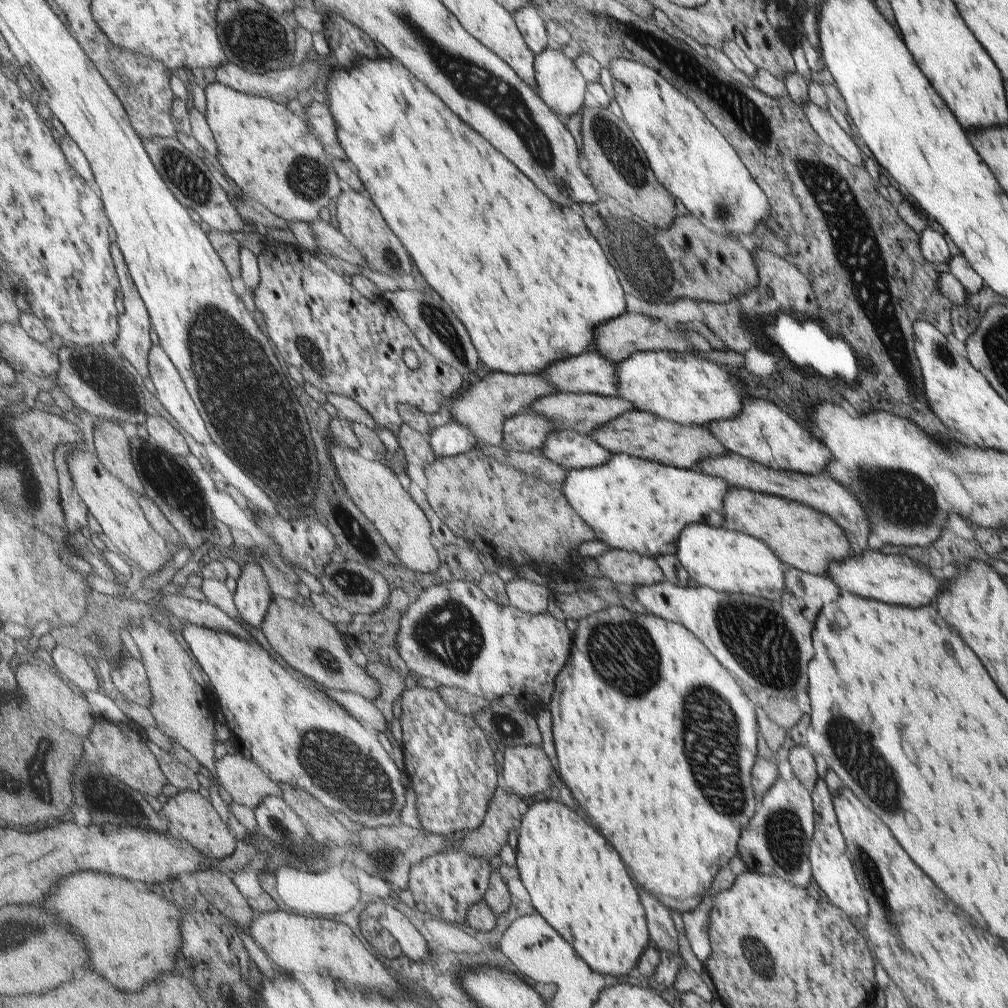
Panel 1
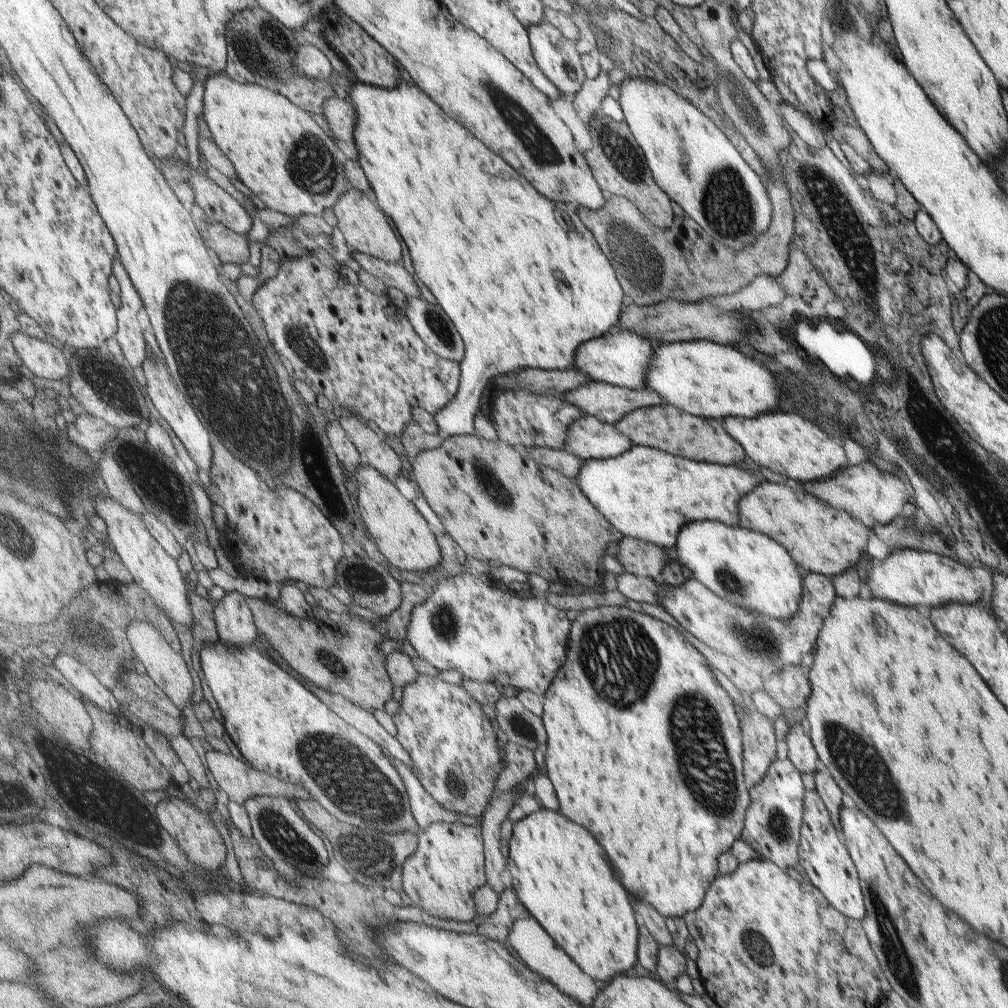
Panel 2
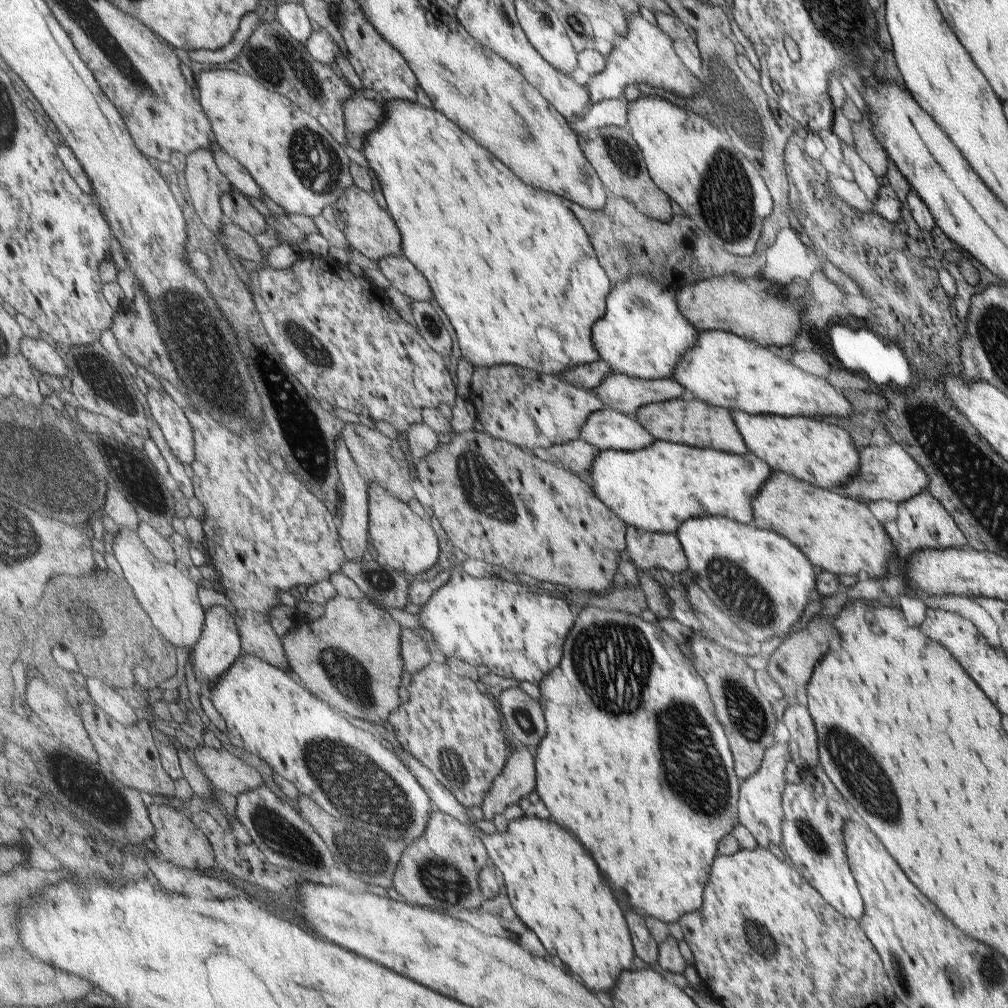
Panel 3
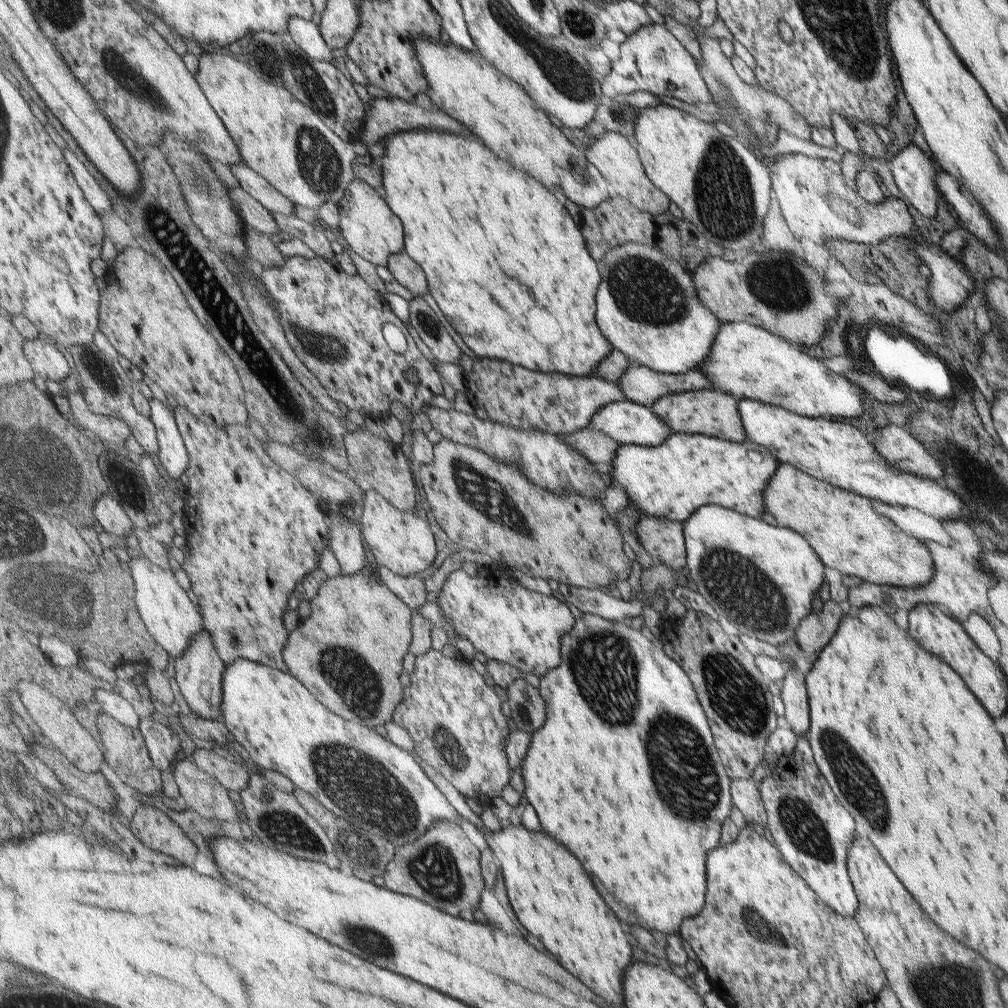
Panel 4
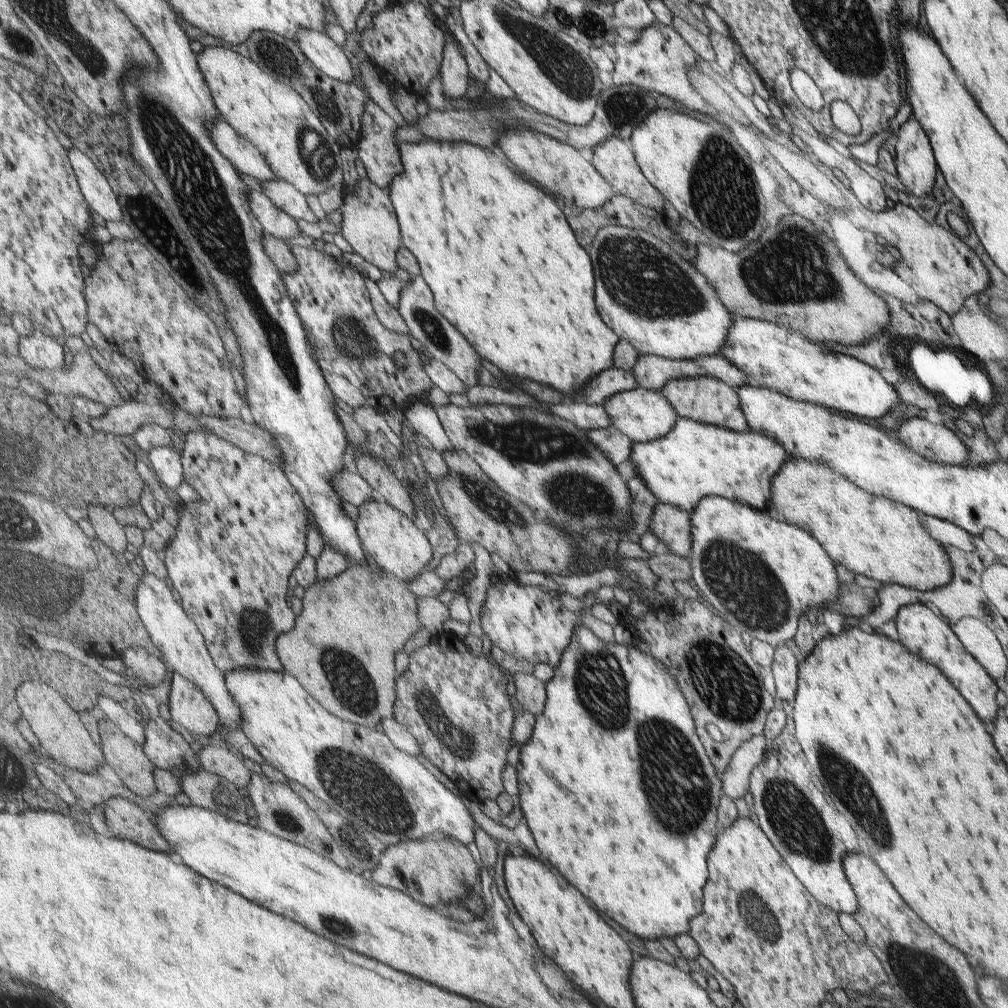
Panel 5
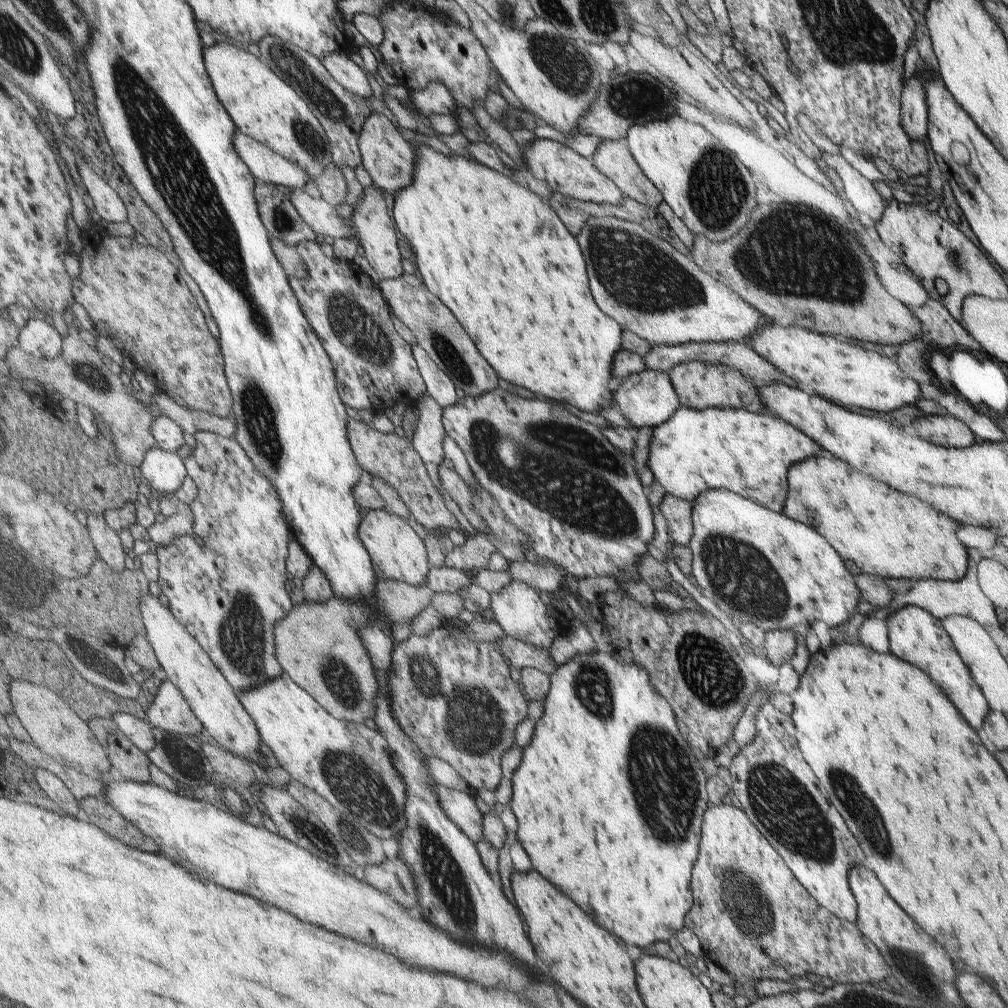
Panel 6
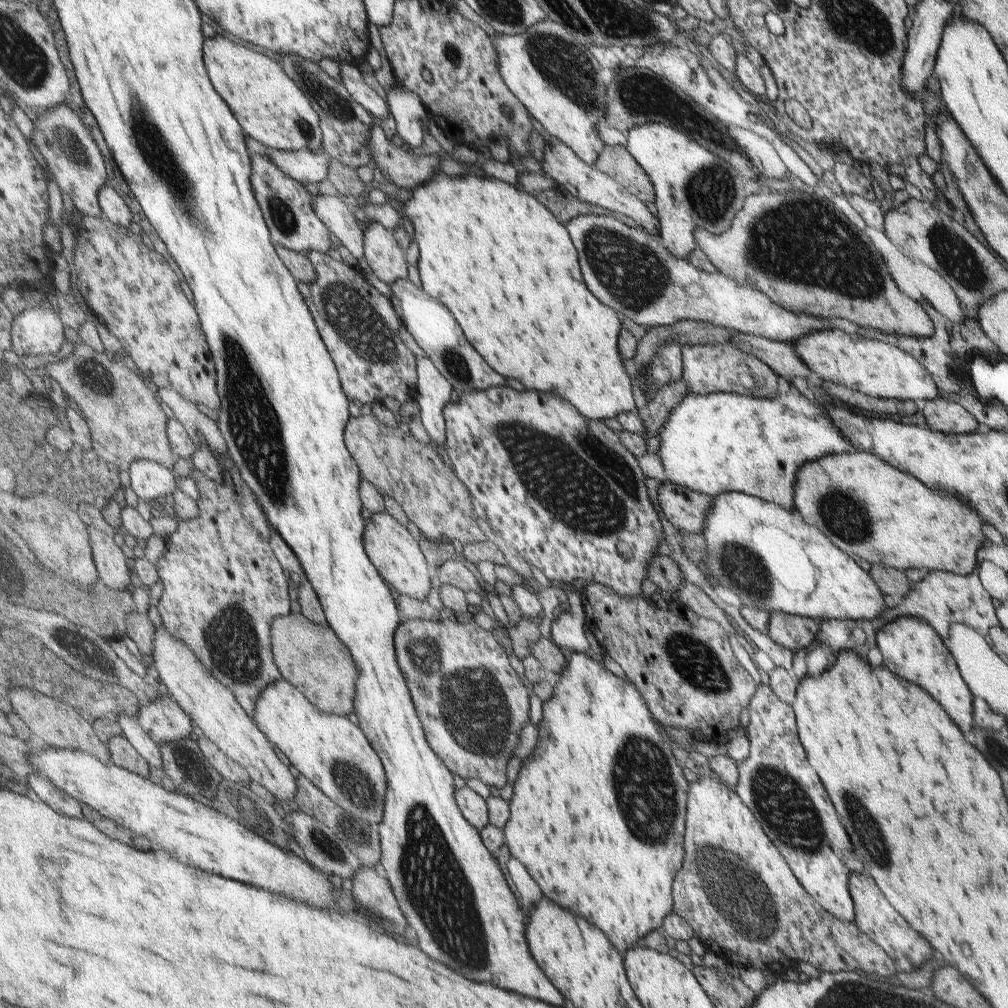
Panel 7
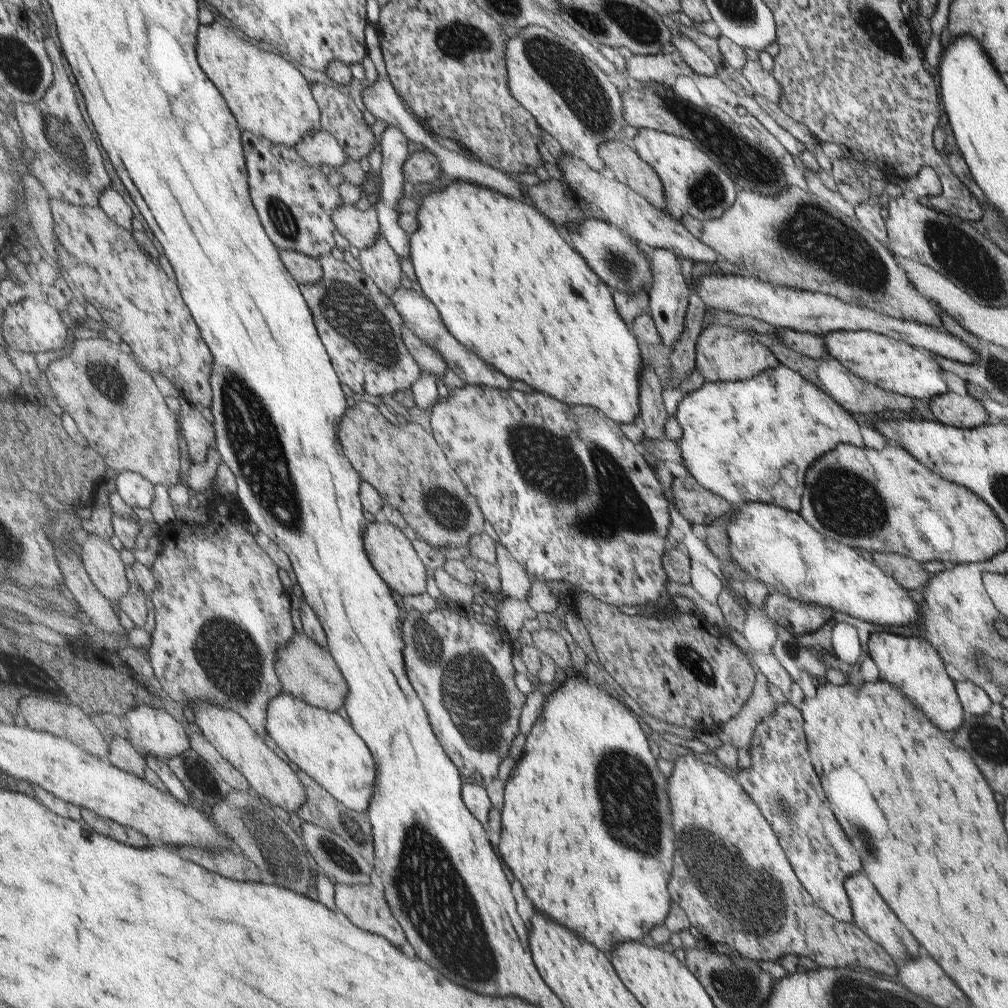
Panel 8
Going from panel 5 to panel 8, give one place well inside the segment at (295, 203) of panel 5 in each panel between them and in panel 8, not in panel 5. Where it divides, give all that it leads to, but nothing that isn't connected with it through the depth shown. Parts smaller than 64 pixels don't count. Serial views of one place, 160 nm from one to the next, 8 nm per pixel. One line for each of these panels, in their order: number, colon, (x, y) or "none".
6: (322, 217)
7: (332, 210)
8: (361, 229)

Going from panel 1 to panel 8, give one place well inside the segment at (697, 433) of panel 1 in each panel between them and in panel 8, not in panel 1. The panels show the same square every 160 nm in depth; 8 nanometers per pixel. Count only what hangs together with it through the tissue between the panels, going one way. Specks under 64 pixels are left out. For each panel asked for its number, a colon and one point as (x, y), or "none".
2: (663, 427)
3: (687, 421)
4: (709, 412)
5: (706, 400)
6: (697, 385)
7: (720, 368)
8: (721, 354)

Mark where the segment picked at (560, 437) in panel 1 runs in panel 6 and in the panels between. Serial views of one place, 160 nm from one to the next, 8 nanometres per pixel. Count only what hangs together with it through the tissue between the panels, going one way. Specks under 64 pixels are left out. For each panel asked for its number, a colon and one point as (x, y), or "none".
2: (589, 438)
3: (607, 429)
4: (627, 423)
5: (642, 415)
6: (647, 399)

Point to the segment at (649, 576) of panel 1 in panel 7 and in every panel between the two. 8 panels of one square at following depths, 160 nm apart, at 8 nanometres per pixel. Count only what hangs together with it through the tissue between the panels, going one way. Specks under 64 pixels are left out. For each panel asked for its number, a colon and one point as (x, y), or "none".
2: (641, 559)
3: (646, 550)
4: (662, 539)
5: (672, 526)
6: (677, 512)
7: (684, 509)

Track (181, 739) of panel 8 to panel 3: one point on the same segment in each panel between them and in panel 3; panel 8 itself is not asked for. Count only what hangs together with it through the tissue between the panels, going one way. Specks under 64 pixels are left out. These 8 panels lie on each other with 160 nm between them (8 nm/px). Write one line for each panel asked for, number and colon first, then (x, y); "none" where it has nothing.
3: (220, 646)
4: (200, 671)
5: (189, 705)
6: (170, 710)
7: (164, 719)

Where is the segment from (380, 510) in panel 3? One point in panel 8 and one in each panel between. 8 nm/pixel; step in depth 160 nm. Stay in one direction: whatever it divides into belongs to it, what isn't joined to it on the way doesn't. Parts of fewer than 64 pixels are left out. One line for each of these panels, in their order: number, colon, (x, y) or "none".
4: (400, 540)
5: (399, 547)
6: (398, 551)
7: (403, 563)
8: (396, 558)

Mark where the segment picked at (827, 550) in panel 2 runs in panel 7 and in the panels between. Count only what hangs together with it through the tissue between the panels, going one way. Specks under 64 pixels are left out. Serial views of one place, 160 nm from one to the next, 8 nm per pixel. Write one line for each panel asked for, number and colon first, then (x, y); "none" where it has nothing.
3: (839, 532)
4: (841, 528)
5: (873, 536)
6: (885, 533)
7: (894, 521)

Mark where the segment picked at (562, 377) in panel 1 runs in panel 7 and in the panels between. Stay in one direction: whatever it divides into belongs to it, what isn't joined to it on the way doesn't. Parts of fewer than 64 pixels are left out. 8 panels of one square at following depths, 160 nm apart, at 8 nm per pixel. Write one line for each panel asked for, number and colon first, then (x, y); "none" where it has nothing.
2: (621, 358)
3: (643, 334)
4: (648, 308)
5: (647, 293)
6: (661, 295)
7: (632, 272)

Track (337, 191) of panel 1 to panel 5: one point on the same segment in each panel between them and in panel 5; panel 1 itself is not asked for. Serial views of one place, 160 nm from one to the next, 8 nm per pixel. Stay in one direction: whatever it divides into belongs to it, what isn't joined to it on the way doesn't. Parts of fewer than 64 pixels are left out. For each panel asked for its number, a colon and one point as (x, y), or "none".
2: (281, 154)
3: (299, 164)
4: (281, 138)
5: (274, 116)

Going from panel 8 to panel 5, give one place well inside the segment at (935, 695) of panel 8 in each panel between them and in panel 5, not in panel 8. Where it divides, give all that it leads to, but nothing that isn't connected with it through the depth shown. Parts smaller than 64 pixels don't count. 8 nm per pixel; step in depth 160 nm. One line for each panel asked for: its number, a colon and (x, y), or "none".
5: (920, 628)
6: (916, 636)
7: (910, 646)

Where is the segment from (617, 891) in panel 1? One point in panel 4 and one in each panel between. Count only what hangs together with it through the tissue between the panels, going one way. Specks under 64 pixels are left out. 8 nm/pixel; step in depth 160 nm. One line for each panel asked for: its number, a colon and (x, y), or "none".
2: (561, 873)
3: (555, 886)
4: (553, 895)

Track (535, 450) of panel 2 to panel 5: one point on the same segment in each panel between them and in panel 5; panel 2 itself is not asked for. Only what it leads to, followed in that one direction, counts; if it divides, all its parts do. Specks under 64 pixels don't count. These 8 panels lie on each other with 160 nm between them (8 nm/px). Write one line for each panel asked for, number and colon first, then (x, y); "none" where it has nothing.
3: (579, 456)
4: (598, 448)
5: (615, 445)

